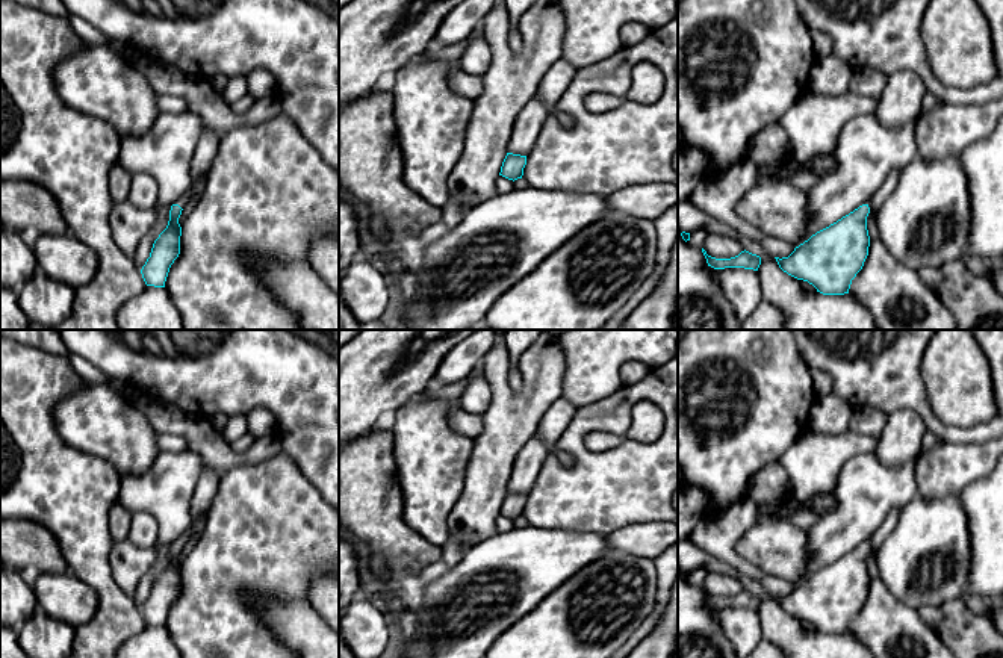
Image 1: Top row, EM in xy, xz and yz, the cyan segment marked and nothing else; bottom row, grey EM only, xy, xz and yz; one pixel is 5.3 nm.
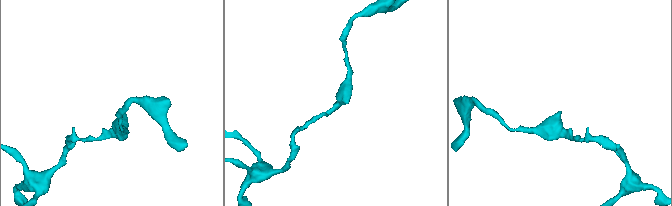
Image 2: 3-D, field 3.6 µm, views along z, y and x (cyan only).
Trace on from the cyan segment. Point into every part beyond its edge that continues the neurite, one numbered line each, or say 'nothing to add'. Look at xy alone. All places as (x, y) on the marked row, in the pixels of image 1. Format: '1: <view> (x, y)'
1: xy (206, 150)

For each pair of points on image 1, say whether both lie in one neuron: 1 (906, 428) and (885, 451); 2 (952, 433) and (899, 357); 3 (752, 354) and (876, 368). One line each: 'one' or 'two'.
1: one
2: one
3: two

